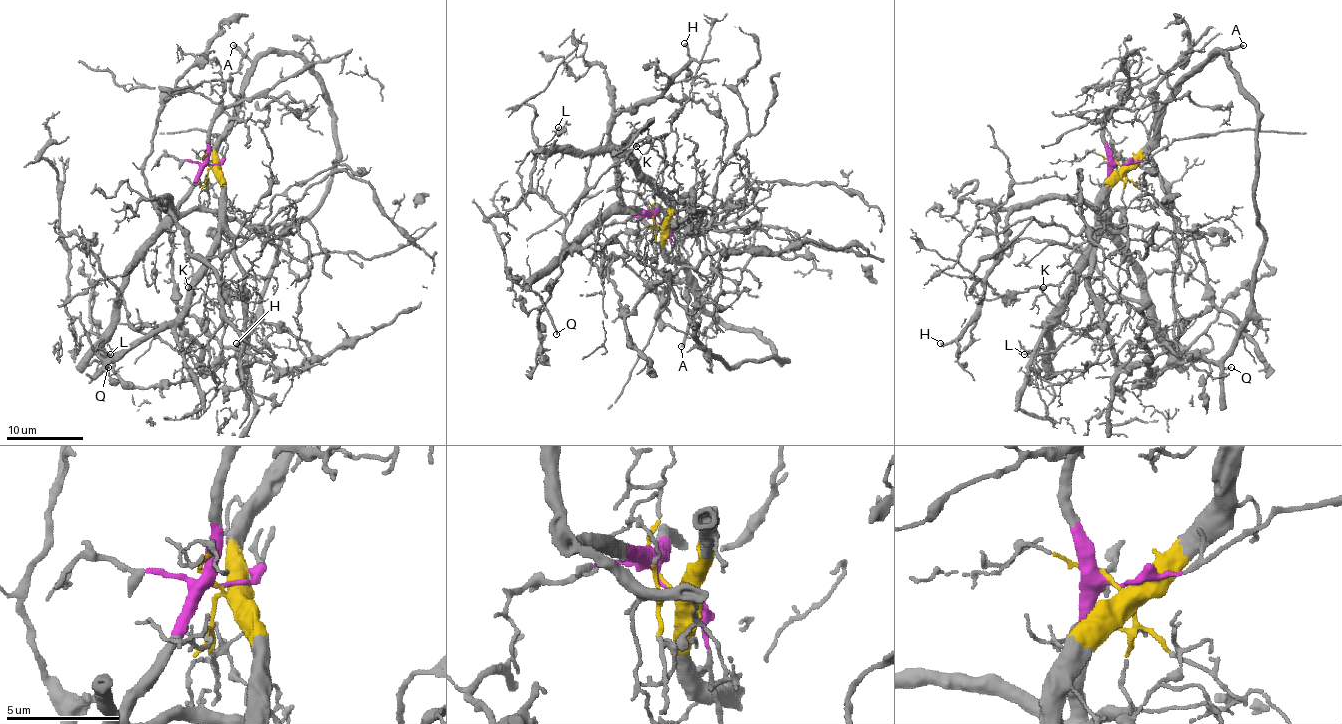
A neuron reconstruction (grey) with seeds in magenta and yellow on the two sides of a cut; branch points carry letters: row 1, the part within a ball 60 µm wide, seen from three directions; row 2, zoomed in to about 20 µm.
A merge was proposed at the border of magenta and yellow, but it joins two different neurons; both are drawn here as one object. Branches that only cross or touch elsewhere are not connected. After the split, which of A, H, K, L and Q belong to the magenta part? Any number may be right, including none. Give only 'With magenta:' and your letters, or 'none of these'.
With magenta: H, Q

